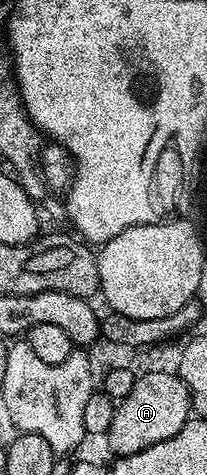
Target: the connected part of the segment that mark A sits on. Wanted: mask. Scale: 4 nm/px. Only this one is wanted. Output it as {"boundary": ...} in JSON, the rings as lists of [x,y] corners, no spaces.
{"boundary":[[[142,371],[134,379],[131,386],[131,394],[127,394],[127,398],[120,400],[117,404],[115,414],[111,418],[107,441],[109,440],[110,450],[117,456],[130,456],[147,446],[155,446],[155,442],[163,442],[167,438],[179,434],[179,430],[183,430],[183,426],[191,419],[189,391],[184,382],[181,381],[180,376],[174,374],[172,371],[169,371],[170,373],[144,372]]]}

